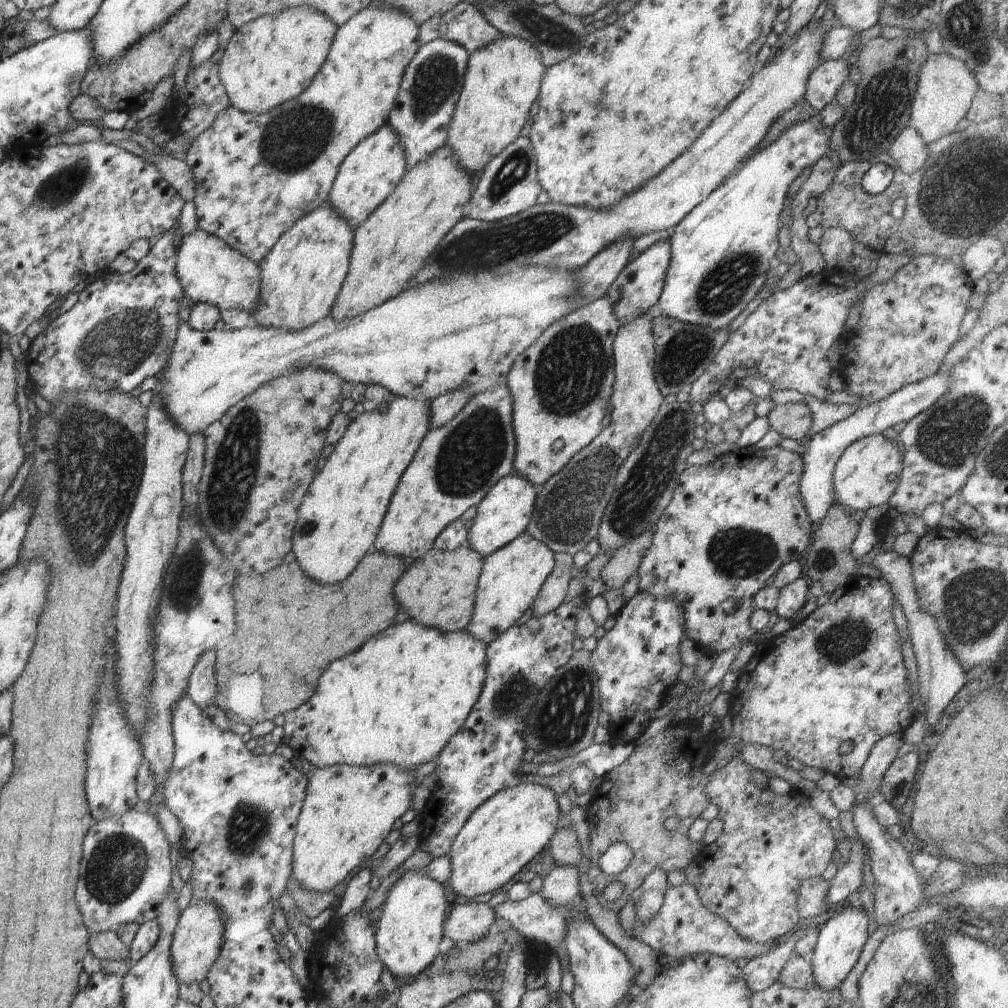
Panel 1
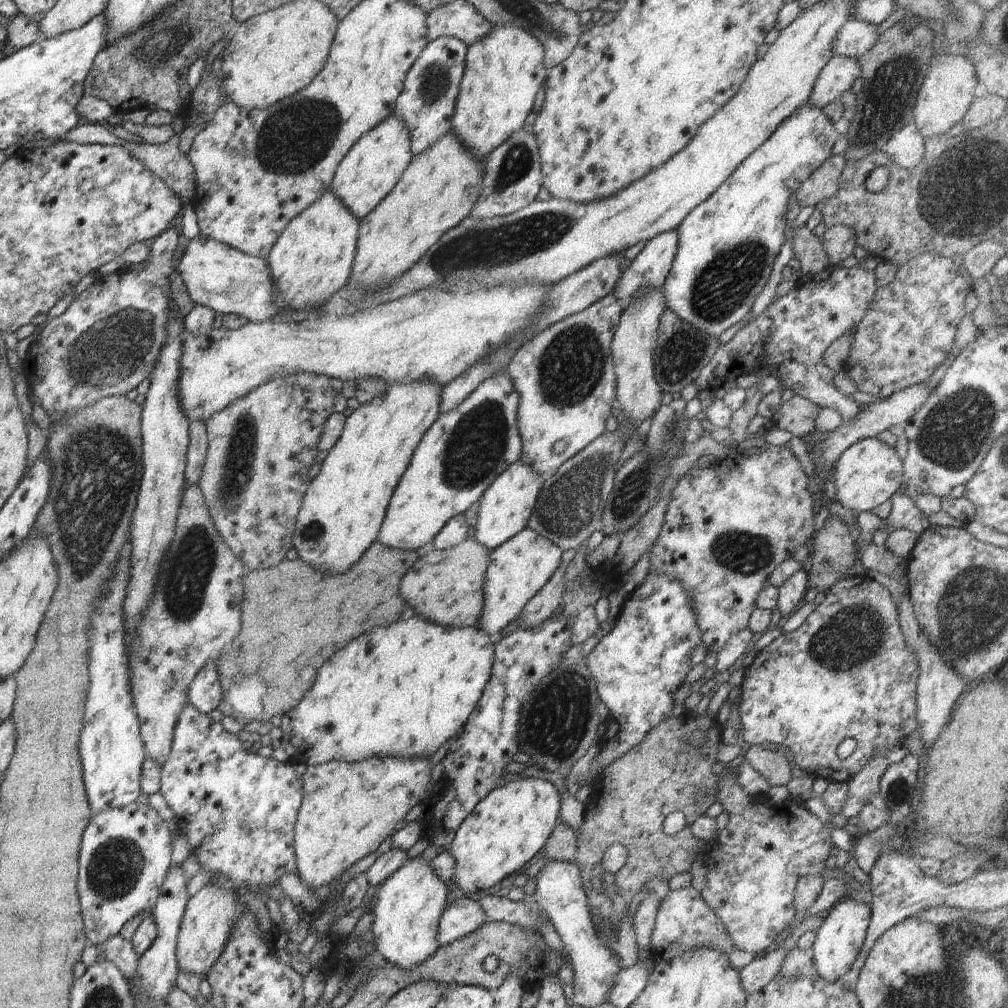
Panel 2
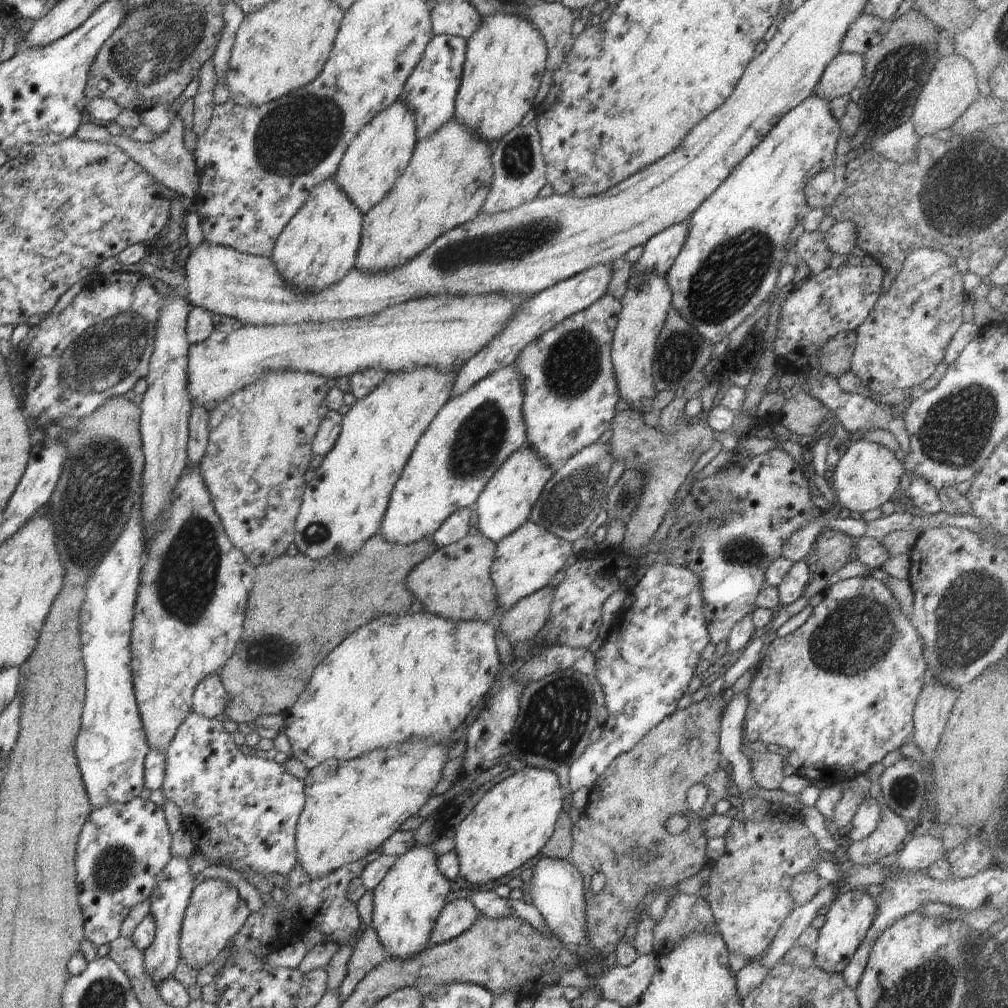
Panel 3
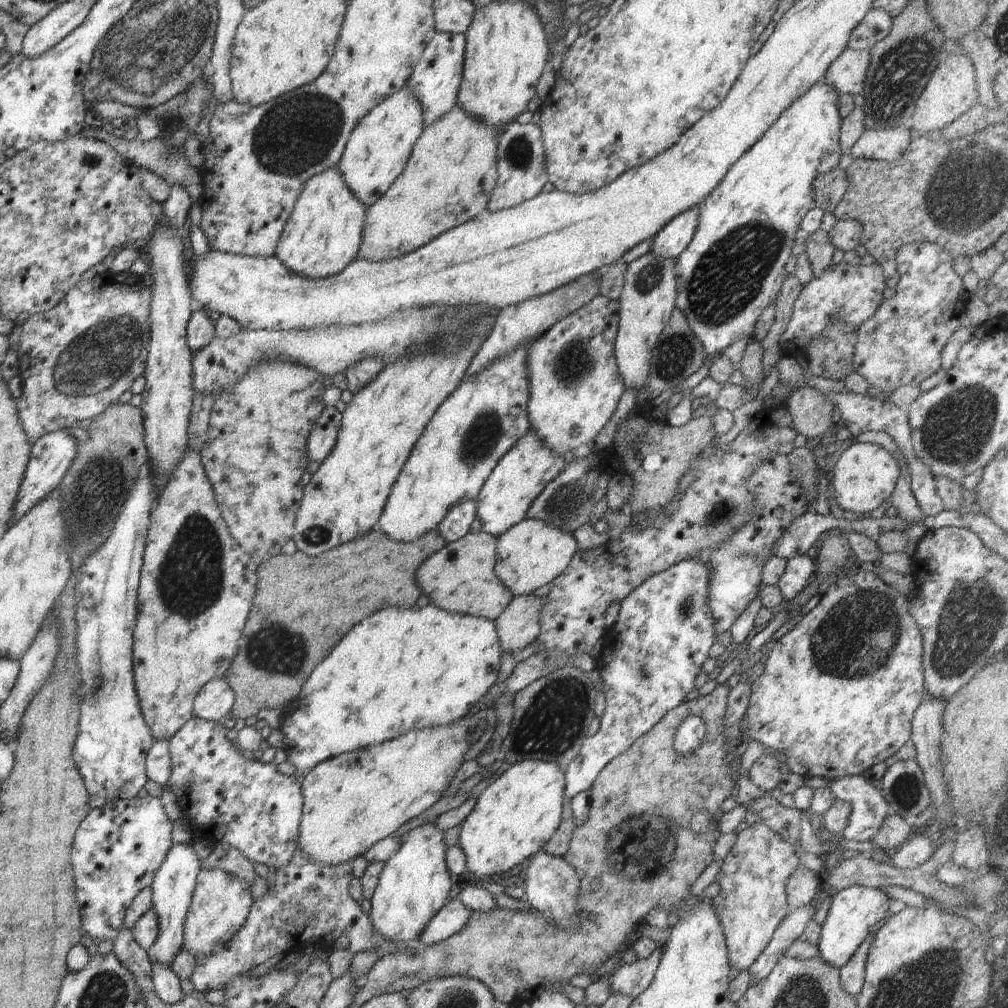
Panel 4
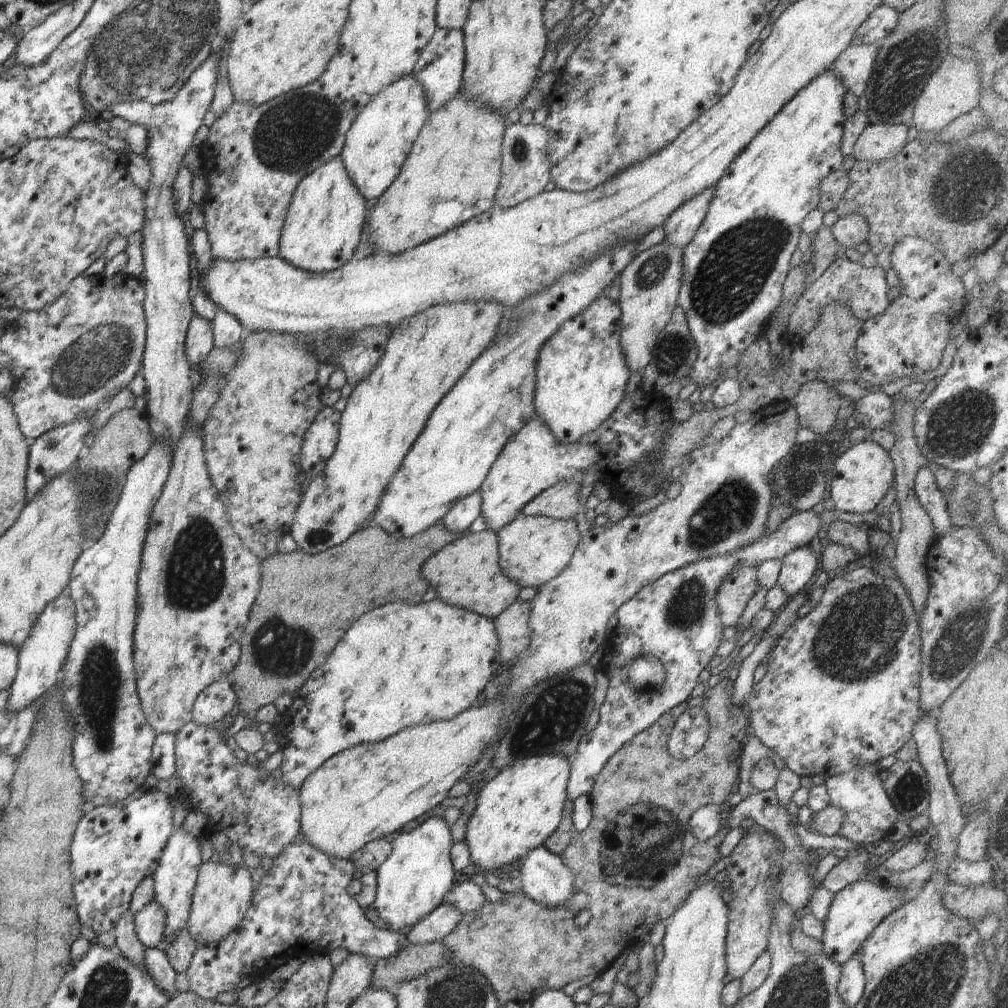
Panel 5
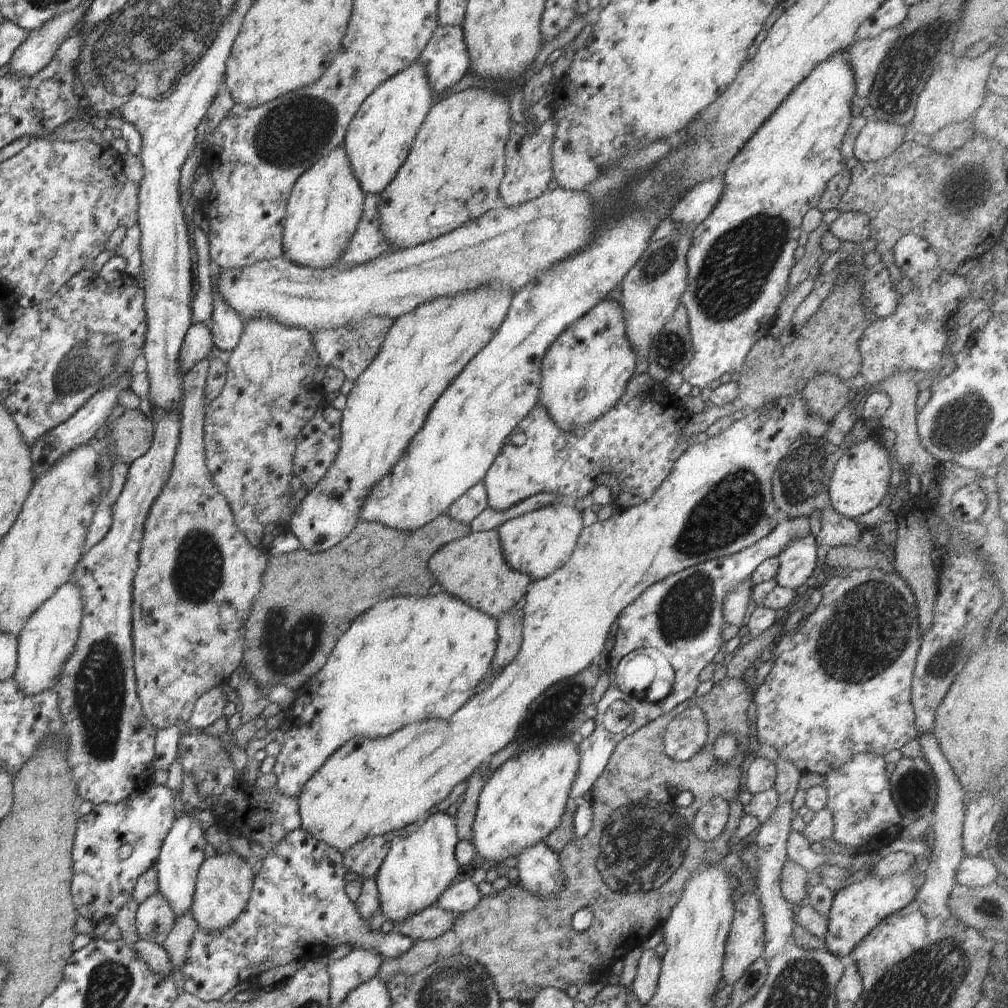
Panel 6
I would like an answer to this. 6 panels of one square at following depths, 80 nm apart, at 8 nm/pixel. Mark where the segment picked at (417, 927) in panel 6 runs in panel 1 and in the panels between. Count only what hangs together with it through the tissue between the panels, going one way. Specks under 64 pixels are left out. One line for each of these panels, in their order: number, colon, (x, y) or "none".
1: (468, 922)
2: (463, 916)
3: (457, 917)
4: (451, 918)
5: (435, 926)

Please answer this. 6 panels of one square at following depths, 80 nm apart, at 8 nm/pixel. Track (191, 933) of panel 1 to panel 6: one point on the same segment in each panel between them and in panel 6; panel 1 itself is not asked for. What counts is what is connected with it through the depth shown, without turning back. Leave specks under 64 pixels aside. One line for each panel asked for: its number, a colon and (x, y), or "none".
2: (209, 916)
3: (216, 913)
4: (221, 902)
5: (222, 895)
6: (224, 883)

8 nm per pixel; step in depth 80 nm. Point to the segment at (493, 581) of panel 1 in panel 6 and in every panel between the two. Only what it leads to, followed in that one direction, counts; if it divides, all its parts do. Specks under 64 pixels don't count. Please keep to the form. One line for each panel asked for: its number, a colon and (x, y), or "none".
2: (518, 568)
3: (527, 560)
4: (532, 553)
5: (533, 550)
6: (536, 544)

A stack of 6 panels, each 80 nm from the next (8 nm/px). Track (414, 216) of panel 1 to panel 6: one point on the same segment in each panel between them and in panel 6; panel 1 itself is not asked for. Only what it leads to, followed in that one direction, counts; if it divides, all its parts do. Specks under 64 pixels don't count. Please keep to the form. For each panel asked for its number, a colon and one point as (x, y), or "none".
2: (436, 192)
3: (449, 177)
4: (451, 174)
5: (452, 174)
6: (452, 174)

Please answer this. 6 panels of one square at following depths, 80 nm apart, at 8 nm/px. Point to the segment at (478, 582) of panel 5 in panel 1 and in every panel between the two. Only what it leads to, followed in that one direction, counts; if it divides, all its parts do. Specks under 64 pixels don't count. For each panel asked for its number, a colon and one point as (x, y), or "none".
1: (438, 590)
2: (446, 586)
3: (454, 582)
4: (461, 577)

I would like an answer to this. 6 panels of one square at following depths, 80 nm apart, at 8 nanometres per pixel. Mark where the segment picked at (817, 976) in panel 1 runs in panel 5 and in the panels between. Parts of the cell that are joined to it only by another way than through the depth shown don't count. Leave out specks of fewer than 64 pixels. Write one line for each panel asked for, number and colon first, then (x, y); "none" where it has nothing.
2: (841, 936)
3: (847, 921)
4: (855, 911)
5: (855, 912)

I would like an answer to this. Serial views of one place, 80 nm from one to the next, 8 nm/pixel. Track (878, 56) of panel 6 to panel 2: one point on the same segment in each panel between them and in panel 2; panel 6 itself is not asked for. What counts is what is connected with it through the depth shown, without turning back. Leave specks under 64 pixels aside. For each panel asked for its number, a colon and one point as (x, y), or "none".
2: (837, 76)
3: (845, 72)
4: (847, 74)
5: (854, 65)

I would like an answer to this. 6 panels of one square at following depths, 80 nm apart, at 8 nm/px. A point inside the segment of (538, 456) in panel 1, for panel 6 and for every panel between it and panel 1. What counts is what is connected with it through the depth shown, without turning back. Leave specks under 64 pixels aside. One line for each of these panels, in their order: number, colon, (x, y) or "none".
2: (564, 376)
3: (570, 390)
4: (575, 386)
5: (581, 376)
6: (585, 371)

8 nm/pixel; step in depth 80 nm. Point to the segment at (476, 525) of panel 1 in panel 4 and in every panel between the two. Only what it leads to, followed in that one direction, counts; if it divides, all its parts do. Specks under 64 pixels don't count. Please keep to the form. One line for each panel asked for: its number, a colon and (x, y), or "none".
2: (505, 508)
3: (505, 504)
4: (521, 475)

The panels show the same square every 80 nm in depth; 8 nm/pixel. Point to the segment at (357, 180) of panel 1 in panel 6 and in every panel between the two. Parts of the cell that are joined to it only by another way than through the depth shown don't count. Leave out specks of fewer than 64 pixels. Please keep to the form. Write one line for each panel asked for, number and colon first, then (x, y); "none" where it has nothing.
2: (374, 165)
3: (375, 159)
4: (379, 148)
5: (379, 141)
6: (377, 141)

